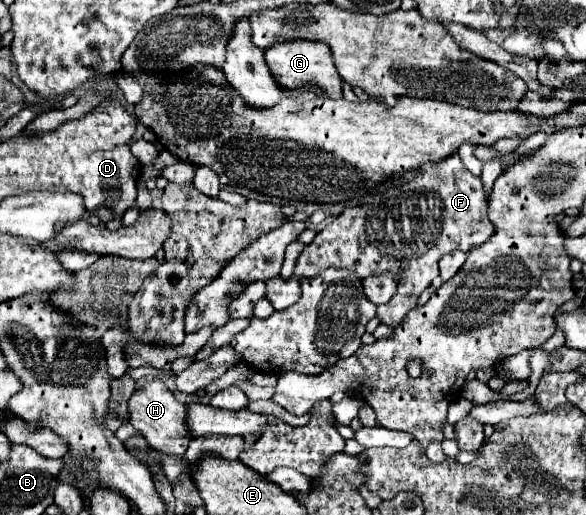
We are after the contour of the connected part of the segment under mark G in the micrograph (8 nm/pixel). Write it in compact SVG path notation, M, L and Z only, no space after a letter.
M280 41L264 49L264 59L270 71L274 73L274 79L284 85L286 89L300 89L300 87L320 87L328 97L342 97L342 81L334 67L334 61L330 57L330 47L326 43L316 41Z

